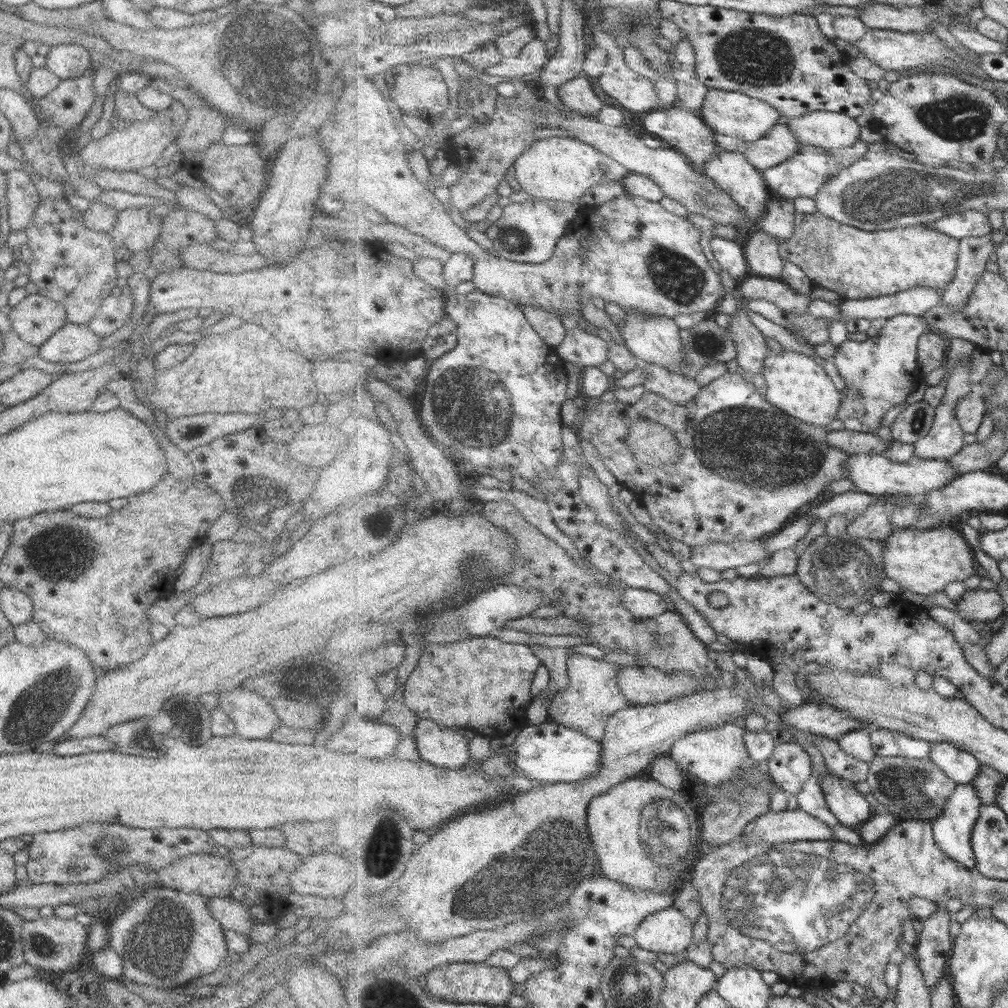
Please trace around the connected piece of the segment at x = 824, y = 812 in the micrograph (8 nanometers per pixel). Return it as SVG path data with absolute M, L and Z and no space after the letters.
M821 775L812 776L811 780L805 785L804 791L797 796L800 808L809 812L810 815L814 815L814 817L824 819L830 826L838 826L838 824L842 824L842 821L830 808L821 782L823 782Z

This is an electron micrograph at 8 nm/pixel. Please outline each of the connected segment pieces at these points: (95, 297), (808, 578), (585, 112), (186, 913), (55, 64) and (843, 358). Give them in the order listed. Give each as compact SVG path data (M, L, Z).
M44 198L35 209L31 223L26 225L25 232L28 236L28 247L32 250L32 257L28 262L30 272L29 280L38 287L41 295L56 299L66 308L68 323L89 325L99 314L102 301L110 295L116 286L118 270L116 269L115 246L118 243L116 236L109 232L95 232L84 227L85 212L73 210L66 198L62 200Z
M848 530L838 535L825 533L806 548L797 575L822 600L842 608L854 608L862 602L872 602L873 596L882 592L882 578L887 576L884 548L886 539L860 538Z
M580 76L566 82L559 88L559 96L573 112L582 114L584 117L597 118L606 106L604 100L596 94L588 76Z
M154 882L131 900L128 899L109 919L108 927L110 939L107 946L112 947L124 961L122 979L137 989L179 990L201 976L217 972L229 954L225 932L220 927L220 922L210 914L208 897L198 892L180 892Z
M52 45L46 58L45 67L61 78L62 82L78 78L92 68L90 51L82 45Z
M902 314L888 320L881 329L880 336L869 337L865 341L847 340L837 347L835 357L840 374L846 380L844 403L839 420L845 428L858 432L871 433L882 427L884 416L897 406L904 408L906 400L912 396L914 386L920 382L921 364L919 346L926 333L946 333L935 330L925 322L925 318Z

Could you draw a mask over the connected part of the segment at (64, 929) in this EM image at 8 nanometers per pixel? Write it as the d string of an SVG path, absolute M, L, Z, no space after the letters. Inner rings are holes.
M38 918L25 920L22 924L22 943L24 943L24 959L28 964L47 971L73 970L80 965L80 956L86 946L87 927L75 919Z

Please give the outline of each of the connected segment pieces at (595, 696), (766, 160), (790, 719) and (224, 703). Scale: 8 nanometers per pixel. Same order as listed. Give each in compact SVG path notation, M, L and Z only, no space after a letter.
M572 655L569 663L572 683L552 700L549 710L550 721L602 740L608 730L608 721L616 712L630 706L628 697L618 683L622 668L624 667L594 658Z
M780 122L768 132L766 138L758 142L745 142L743 150L754 166L764 172L796 156L802 146L800 139L794 135L792 127Z
M824 702L804 703L792 710L781 713L787 725L807 734L820 734L832 739L840 739L850 731L872 731L872 726L856 721L849 713L837 710Z
M239 687L224 691L218 701L218 708L234 722L237 733L244 738L270 738L270 734L283 724L269 700L256 691Z

